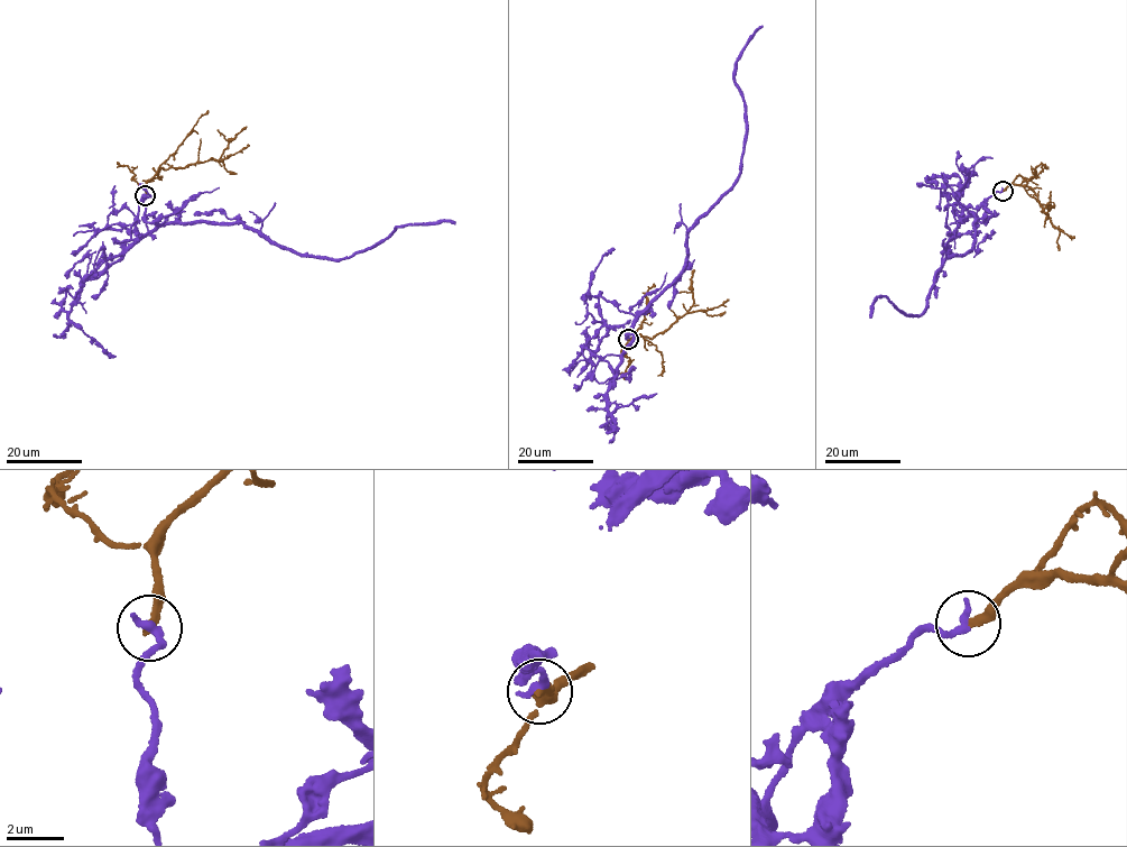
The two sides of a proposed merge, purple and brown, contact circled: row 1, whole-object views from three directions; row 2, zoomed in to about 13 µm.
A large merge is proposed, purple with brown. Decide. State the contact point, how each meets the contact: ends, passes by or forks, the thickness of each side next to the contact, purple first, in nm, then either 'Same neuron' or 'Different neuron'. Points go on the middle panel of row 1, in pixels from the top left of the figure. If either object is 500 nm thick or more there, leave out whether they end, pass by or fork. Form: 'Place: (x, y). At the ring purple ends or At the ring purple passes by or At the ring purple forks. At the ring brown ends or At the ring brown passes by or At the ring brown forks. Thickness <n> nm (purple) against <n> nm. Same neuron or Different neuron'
Place: (628, 339). At the ring purple ends. At the ring brown ends. Thickness 320 nm (purple) against 280 nm. Different neuron

